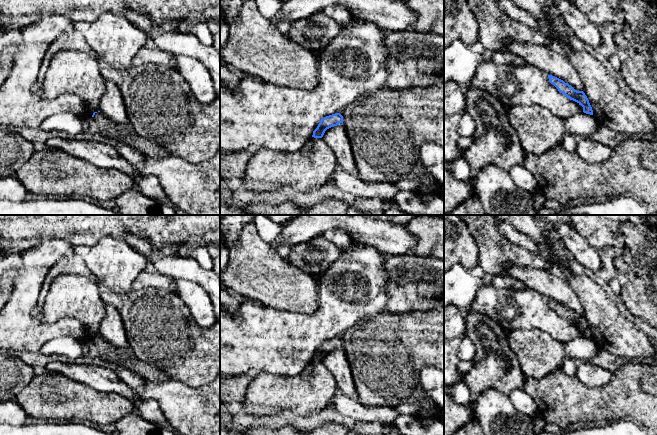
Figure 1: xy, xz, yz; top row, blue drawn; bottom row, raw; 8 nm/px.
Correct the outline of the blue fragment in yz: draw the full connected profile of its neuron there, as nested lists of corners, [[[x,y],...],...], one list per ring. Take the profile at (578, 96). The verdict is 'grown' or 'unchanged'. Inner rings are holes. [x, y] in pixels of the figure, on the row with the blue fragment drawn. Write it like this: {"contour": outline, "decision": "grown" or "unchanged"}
{"contour": [[[548,75],[549,81],[553,84],[560,93],[565,95],[570,100],[577,102],[579,105],[583,107],[583,112],[586,114],[593,115],[592,107],[589,103],[589,100],[583,91],[575,90],[571,85],[565,83],[563,80],[554,77],[552,75]]], "decision": "unchanged"}

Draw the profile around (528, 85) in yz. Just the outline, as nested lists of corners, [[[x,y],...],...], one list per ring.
[[[483,60],[478,65],[470,86],[484,88],[496,97],[499,96],[502,104],[537,105],[563,120],[583,112],[583,107],[579,103],[567,98],[550,83],[546,72],[528,63],[514,66],[496,64],[492,60]]]

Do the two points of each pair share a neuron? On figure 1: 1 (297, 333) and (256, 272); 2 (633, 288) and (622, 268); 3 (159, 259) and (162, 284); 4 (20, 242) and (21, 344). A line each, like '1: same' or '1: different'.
1: different
2: same
3: different
4: different

